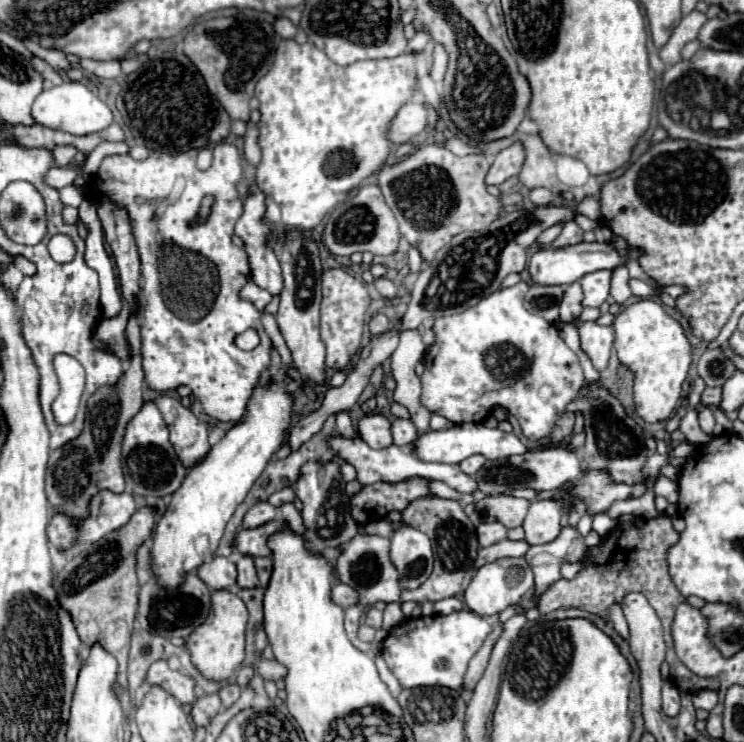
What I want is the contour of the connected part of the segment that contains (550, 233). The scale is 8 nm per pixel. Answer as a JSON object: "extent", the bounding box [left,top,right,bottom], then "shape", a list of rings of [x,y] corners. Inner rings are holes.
{"extent":[538,222,564,244],"shape":[[[558,222],[558,224],[554,224],[554,226],[550,226],[548,230],[544,230],[544,232],[540,234],[540,238],[538,238],[538,242],[544,242],[544,244],[550,244],[550,242],[554,242],[554,240],[558,238],[558,234],[562,232],[562,226],[564,226],[564,222]]]}

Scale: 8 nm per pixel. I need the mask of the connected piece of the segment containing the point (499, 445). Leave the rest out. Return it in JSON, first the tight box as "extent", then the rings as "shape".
{"extent":[414,422,528,464],"shape":[[[474,422],[472,424],[456,424],[442,432],[430,430],[422,436],[418,436],[418,440],[414,440],[414,454],[420,460],[442,462],[442,464],[458,464],[464,458],[474,456],[474,454],[482,454],[488,460],[498,460],[498,458],[508,458],[508,456],[526,454],[526,452],[528,452],[528,448],[514,432],[502,432],[498,428],[488,428],[484,424],[474,424]]]}

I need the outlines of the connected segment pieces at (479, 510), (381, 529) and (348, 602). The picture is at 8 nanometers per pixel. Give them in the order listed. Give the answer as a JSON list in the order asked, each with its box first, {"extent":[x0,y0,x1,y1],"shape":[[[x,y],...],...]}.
[{"extent":[474,494,530,528],"shape":[[[510,494],[484,496],[474,504],[474,512],[482,522],[502,522],[506,528],[522,526],[530,502]]]},{"extent":[358,520,392,536],"shape":[[[376,520],[376,522],[368,522],[366,526],[358,528],[358,534],[378,534],[378,536],[390,536],[392,534],[392,524],[386,520]]]},{"extent":[332,584,358,608],"shape":[[[336,584],[334,588],[332,588],[332,600],[338,604],[338,606],[342,606],[342,608],[350,608],[350,606],[356,606],[358,604],[358,592],[352,588],[352,586],[348,586],[348,584]]]}]

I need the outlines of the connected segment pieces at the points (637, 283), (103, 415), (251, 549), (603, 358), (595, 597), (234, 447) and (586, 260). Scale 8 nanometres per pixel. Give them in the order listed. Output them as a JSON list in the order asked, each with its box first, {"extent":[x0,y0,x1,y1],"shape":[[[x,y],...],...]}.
[{"extent":[630,280,660,298],"shape":[[[630,280],[630,288],[632,288],[632,294],[638,298],[652,298],[652,296],[660,294],[658,288],[654,288],[652,284],[648,284],[644,280]]]},{"extent":[46,314,144,518],"shape":[[[136,314],[130,316],[126,326],[126,340],[130,348],[130,366],[120,376],[114,386],[98,388],[88,398],[88,412],[84,430],[78,438],[70,440],[66,446],[56,448],[50,452],[48,470],[46,470],[46,494],[54,512],[70,512],[74,518],[86,516],[86,508],[94,494],[100,490],[122,492],[124,490],[124,476],[120,466],[120,448],[124,428],[130,418],[142,408],[142,386],[144,386],[144,372],[142,372],[142,358],[140,358],[140,318]]]},{"extent":[234,522,286,556],"shape":[[[270,522],[264,526],[258,526],[254,530],[240,530],[234,536],[234,548],[244,556],[270,556],[270,548],[266,546],[266,540],[270,534],[286,528],[286,522]]]},{"extent":[580,320,614,370],"shape":[[[596,320],[584,322],[580,328],[580,344],[582,350],[590,356],[596,370],[604,370],[608,366],[608,358],[614,344],[614,328],[602,326]]]},{"extent":[538,514,718,692],"shape":[[[658,514],[656,518],[638,516],[632,522],[618,524],[598,546],[588,548],[588,552],[584,556],[584,568],[572,580],[562,578],[562,580],[558,580],[558,584],[550,586],[542,594],[542,598],[538,602],[538,610],[540,610],[540,614],[548,614],[558,608],[582,608],[586,612],[600,616],[600,618],[608,618],[610,604],[620,604],[622,598],[630,592],[642,592],[664,624],[664,636],[666,636],[666,644],[668,644],[666,662],[670,664],[672,682],[684,692],[696,692],[700,688],[718,690],[718,686],[710,686],[708,678],[700,678],[700,676],[692,674],[678,660],[678,656],[674,652],[674,644],[668,634],[672,616],[674,616],[674,608],[684,602],[678,588],[674,588],[674,584],[668,576],[668,568],[666,568],[666,548],[670,548],[670,544],[674,544],[674,540],[678,540],[678,536],[680,534],[672,528],[672,522],[666,514]]]},{"extent":[152,376,294,588],"shape":[[[286,376],[280,382],[268,380],[254,386],[244,418],[232,426],[224,438],[190,468],[182,486],[172,494],[172,502],[156,524],[152,536],[152,564],[156,566],[158,584],[176,588],[182,584],[184,574],[196,570],[198,564],[206,562],[218,548],[226,522],[234,514],[236,506],[246,498],[248,490],[266,468],[272,454],[276,454],[284,442],[294,404],[294,394],[288,390],[292,382],[294,380]]]},{"extent":[528,242,626,286],"shape":[[[580,242],[574,246],[564,246],[564,248],[548,248],[548,250],[538,250],[530,256],[528,262],[528,274],[534,284],[542,286],[566,286],[576,280],[580,280],[584,274],[604,270],[604,268],[614,268],[618,264],[626,264],[626,260],[620,256],[620,252],[614,248],[614,244],[600,244],[600,242]]]}]

